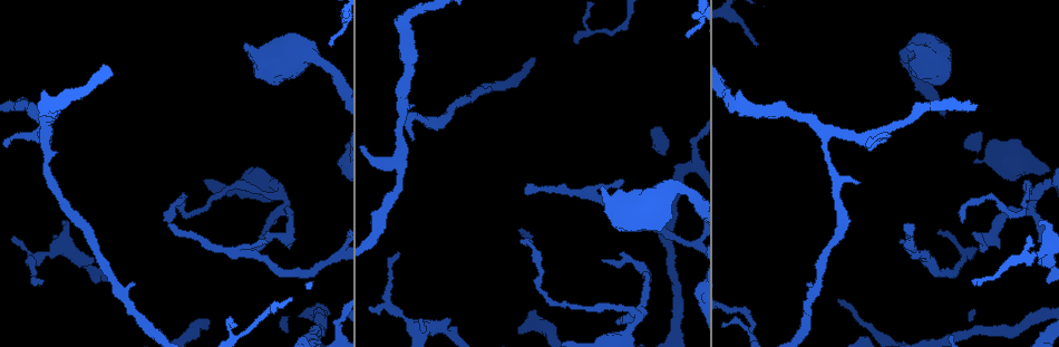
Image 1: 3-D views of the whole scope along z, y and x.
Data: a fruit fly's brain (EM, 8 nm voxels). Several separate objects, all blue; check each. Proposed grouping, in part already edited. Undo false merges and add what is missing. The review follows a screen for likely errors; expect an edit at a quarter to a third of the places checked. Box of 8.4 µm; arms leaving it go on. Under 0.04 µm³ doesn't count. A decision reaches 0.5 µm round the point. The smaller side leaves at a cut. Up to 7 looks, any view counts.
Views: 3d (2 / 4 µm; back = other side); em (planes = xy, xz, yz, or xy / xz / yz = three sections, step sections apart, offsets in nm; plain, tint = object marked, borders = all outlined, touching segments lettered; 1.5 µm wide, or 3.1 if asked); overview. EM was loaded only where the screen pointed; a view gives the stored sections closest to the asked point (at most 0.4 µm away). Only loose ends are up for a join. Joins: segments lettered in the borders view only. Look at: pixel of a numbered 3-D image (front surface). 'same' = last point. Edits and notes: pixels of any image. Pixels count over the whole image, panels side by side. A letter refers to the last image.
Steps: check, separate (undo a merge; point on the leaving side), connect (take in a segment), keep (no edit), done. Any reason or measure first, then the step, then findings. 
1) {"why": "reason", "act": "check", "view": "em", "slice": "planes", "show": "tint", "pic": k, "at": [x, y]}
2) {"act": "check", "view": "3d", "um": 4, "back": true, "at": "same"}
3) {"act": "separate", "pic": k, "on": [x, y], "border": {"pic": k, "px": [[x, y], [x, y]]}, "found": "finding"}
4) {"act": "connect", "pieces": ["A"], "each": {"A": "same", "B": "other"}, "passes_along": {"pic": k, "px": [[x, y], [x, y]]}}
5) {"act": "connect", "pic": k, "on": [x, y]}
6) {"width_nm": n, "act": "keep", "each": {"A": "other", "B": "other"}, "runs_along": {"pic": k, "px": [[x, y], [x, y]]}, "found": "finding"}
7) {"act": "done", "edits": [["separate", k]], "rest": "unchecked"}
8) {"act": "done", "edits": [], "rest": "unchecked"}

{"why": "sudden change in width", "act": "check", "view": "3d", "um": 4, "pic": 1, "at": [281, 194]}

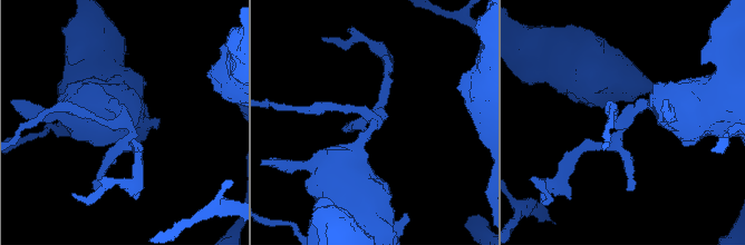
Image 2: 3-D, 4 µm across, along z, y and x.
{"act": "check", "view": "em", "slice": "xy", "step": 4, "show": "tint", "pic": 2, "at": [126, 122]}

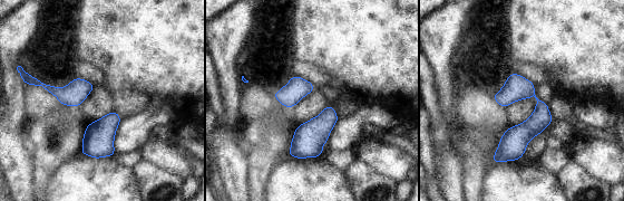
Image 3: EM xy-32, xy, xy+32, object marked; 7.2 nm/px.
{"why": "what lies round it", "act": "check", "view": "em", "slice": "xy", "step": 4, "show": "borders", "at": "same"}

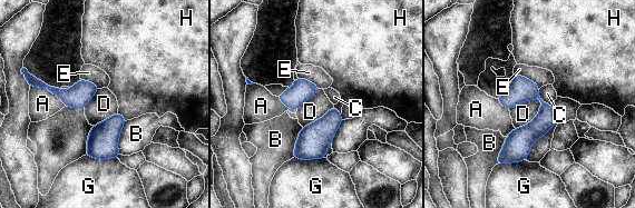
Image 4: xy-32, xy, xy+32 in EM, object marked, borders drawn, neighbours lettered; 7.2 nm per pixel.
{"act": "keep", "each": {"A": "other", "B": "other", "C": "other", "D": "other", "E": "other", "G": "other", "H": "other"}, "border": {"pic": 4, "px": [[537, 97], [539, 111], [515, 128]]}, "found": "all the same neuron"}

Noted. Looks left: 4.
{"why": "tapers out", "act": "check", "view": "3d", "um": 2, "pic": 1, "at": [981, 245]}

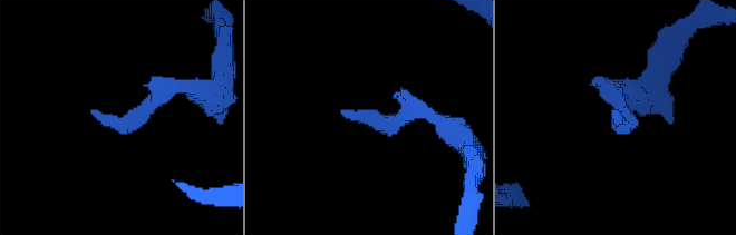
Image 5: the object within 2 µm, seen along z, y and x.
{"why": "need the tissue", "act": "check", "view": "em", "slice": "xz", "step": 8, "show": "borders", "pic": 5, "at": [94, 116]}

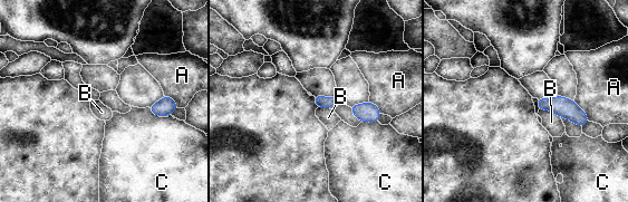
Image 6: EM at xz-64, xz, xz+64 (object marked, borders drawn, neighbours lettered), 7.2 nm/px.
{"why": "another direction", "act": "check", "view": "em", "slice": "planes", "show": "borders", "at": "same"}

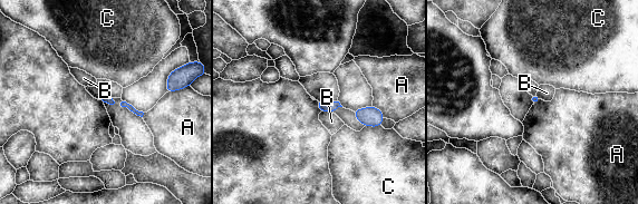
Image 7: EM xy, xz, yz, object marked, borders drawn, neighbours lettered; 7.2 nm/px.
{"act": "keep", "each": {"A": "other", "B": "other", "C": "other"}, "border": {"pic": 7, "px": [[373, 105], [385, 117]]}, "found": "none of them fits"}

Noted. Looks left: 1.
{"act": "done", "edits": [], "rest": "unchecked"}

